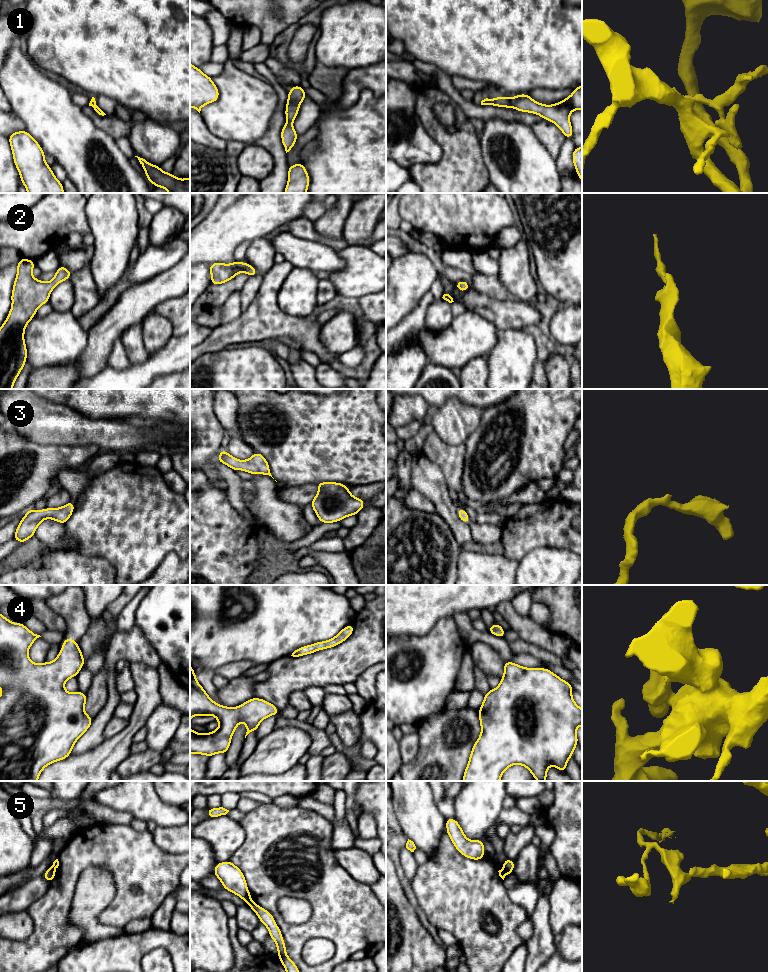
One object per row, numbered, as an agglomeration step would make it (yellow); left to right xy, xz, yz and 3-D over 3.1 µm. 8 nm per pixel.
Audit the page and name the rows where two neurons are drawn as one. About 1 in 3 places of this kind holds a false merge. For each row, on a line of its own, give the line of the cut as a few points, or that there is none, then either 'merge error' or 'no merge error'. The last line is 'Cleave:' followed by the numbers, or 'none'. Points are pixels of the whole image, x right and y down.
1: cut in yz along (511, 100), (513, 106); merge error
2: no cut; no merge error
3: no cut; no merge error
4: no cut; no merge error
5: cut in xz along (250, 898), (246, 903); merge error
Cleave: 1, 5

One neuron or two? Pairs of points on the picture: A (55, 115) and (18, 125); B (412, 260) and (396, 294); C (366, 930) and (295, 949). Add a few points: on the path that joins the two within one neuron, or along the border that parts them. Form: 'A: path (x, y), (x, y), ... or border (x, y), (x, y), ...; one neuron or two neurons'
A: border (11, 112), (24, 124), (26, 129); two neurons
B: path (412, 268), (412, 275), (402, 286); one neuron
C: path (347, 930), (310, 930); one neuron

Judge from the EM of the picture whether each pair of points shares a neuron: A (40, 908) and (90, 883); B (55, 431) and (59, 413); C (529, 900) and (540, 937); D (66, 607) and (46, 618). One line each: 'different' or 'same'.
A: different
B: same
C: different
D: different

